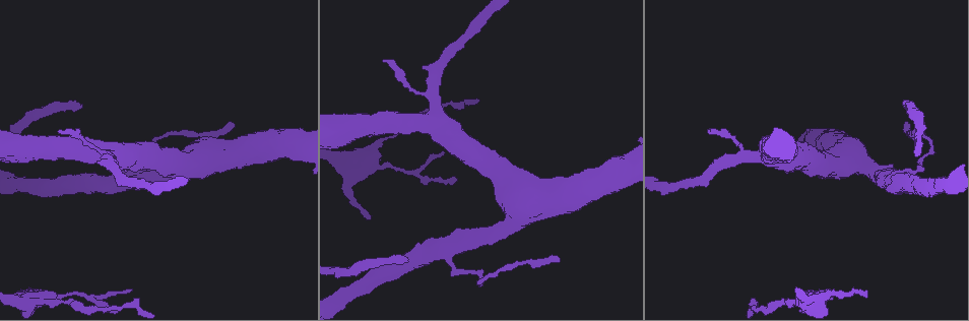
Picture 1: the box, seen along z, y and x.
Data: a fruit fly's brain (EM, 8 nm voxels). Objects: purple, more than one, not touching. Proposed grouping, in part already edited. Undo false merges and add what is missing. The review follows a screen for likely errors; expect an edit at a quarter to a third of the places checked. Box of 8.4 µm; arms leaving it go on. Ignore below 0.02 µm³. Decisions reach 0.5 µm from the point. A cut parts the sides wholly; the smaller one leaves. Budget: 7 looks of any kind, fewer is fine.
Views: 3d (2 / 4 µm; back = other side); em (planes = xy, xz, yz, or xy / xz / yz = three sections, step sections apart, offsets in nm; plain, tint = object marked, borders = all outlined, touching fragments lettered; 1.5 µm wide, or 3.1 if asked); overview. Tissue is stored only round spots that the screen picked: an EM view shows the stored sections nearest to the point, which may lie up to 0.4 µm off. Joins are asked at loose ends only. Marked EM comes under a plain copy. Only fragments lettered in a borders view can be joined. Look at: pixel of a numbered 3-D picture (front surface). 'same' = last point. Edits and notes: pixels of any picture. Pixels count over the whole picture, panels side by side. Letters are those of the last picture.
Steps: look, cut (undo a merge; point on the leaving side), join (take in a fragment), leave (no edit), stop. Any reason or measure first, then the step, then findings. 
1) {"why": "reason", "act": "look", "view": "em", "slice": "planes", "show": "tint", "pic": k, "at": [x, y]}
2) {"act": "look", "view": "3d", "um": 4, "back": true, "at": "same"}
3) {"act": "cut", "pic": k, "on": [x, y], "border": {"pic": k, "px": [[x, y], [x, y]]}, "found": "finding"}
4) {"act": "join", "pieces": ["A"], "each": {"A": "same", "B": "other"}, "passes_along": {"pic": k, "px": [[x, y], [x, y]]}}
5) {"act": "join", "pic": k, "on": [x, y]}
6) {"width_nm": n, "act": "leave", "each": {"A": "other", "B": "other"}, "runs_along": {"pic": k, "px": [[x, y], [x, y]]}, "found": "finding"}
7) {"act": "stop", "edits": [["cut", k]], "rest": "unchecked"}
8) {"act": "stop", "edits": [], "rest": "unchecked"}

{"why": "an open end", "act": "look", "view": "3d", "um": 2, "pic": 1, "at": [367, 217]}

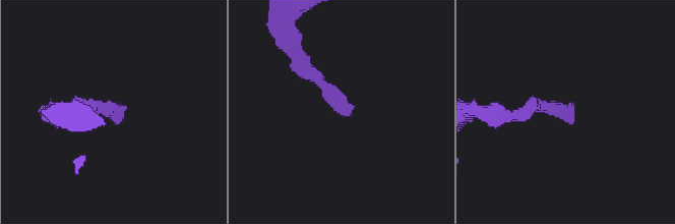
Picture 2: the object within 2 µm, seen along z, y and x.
{"why": "shape alone is not enough", "act": "look", "view": "em", "slice": "xy", "step": 8, "show": "tint", "pic": 2, "at": [568, 122]}

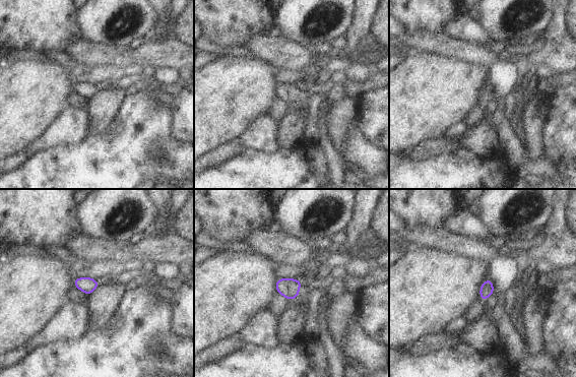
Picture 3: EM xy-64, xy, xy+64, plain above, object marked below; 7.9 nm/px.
{"why": "another direction", "act": "look", "view": "em", "slice": "planes", "show": "borders", "at": "same"}

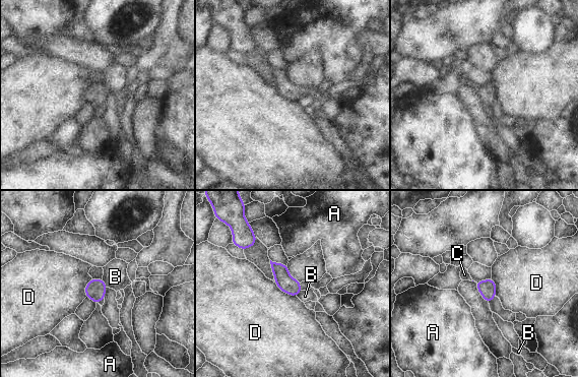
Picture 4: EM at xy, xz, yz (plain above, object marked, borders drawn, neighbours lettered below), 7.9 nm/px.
{"width_nm": 130, "act": "leave", "each": {"A": "other", "B": "other", "C": "other", "D": "other"}, "border": {"pic": 4, "px": [[274, 283], [279, 289], [296, 296]]}, "found": "no lettered fragment goes on from it"}

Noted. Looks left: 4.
{"why": "an open end", "act": "look", "view": "em", "slice": "planes", "show": "borders", "pic": 1, "at": [82, 106]}

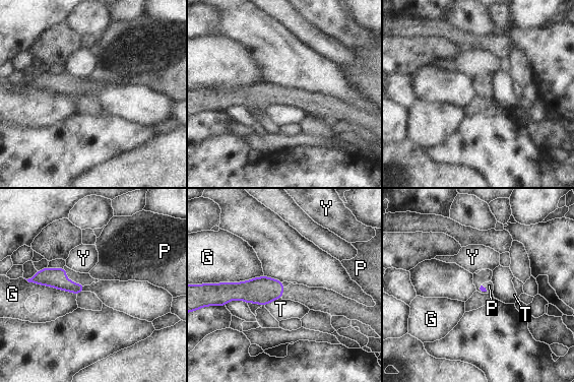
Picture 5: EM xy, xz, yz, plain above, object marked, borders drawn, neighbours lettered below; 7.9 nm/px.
{"act": "join", "pic": 5, "on": [312, 298], "each": {"G": "other", "P": "same", "T": "other", "Y": "other"}, "passes_along": {"pic": 5, "px": [[262, 290], [281, 293], [312, 298]]}, "found": "the neuron continues"}

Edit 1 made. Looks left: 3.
{"act": "stop", "edits": [["join", 5]], "rest": "unchecked"}

